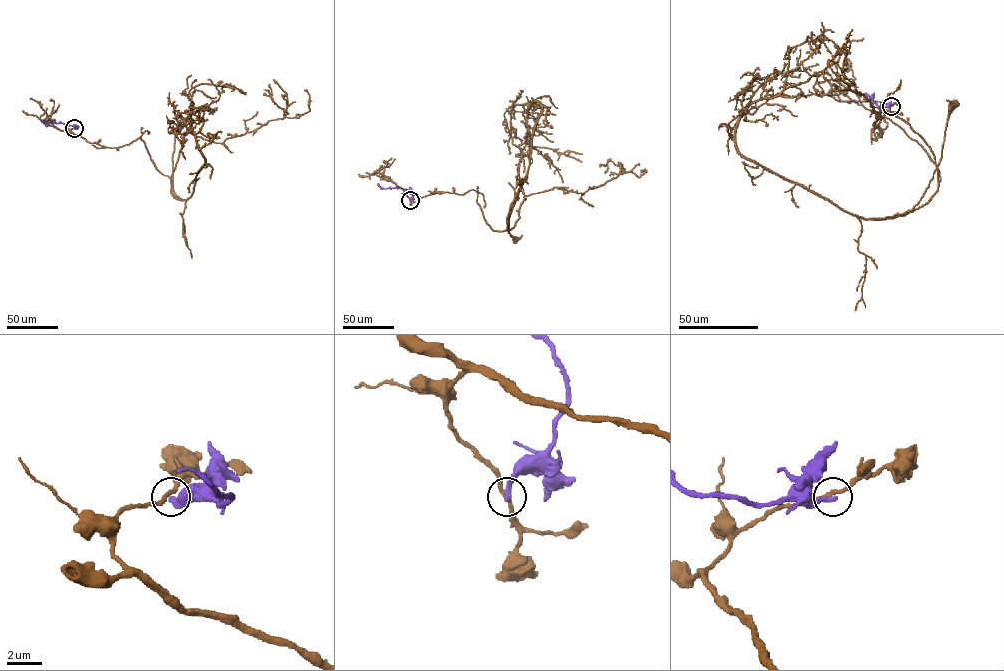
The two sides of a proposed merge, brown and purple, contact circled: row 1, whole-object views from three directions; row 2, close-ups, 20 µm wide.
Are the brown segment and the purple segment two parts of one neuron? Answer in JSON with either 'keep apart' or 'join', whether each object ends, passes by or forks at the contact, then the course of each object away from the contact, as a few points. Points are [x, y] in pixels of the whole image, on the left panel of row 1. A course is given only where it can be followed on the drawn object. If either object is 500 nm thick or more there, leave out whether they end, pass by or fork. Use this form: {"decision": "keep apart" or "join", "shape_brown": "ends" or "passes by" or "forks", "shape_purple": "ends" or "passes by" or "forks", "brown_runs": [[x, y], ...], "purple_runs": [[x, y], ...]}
{"decision": "keep apart", "shape_brown": "passes by", "shape_purple": "ends", "brown_runs": [[74, 128], [110, 148], [141, 135], [157, 169], [170, 179], [171, 192], [182, 200], [172, 187], [179, 127]], "purple_runs": [[74, 128], [60, 122], [45, 123], [41, 120]]}

